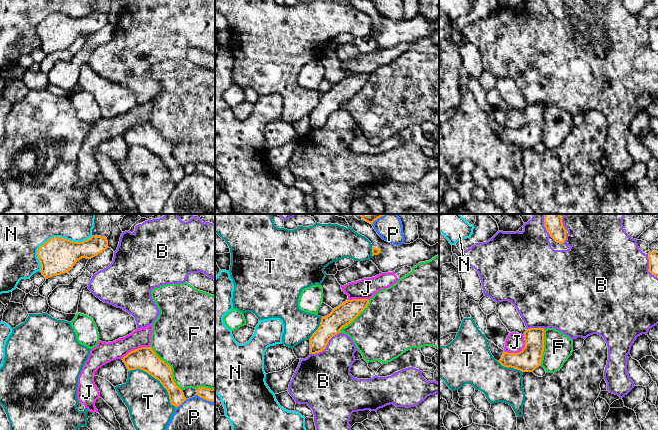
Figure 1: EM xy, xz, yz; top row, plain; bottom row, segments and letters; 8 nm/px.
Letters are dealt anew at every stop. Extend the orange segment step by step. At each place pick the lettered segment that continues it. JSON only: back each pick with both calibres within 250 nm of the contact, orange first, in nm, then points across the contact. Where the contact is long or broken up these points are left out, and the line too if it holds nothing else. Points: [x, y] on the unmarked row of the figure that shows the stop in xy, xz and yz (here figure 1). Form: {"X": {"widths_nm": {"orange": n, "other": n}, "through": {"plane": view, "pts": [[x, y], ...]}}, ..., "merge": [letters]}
{"merge": []}

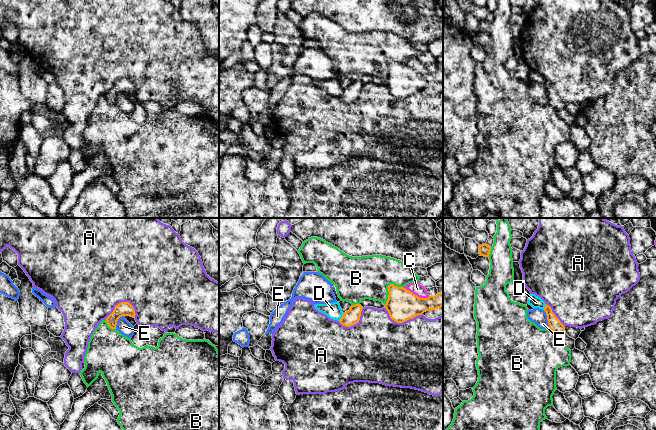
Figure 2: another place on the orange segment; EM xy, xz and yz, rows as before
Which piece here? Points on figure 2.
{"merge": []}

